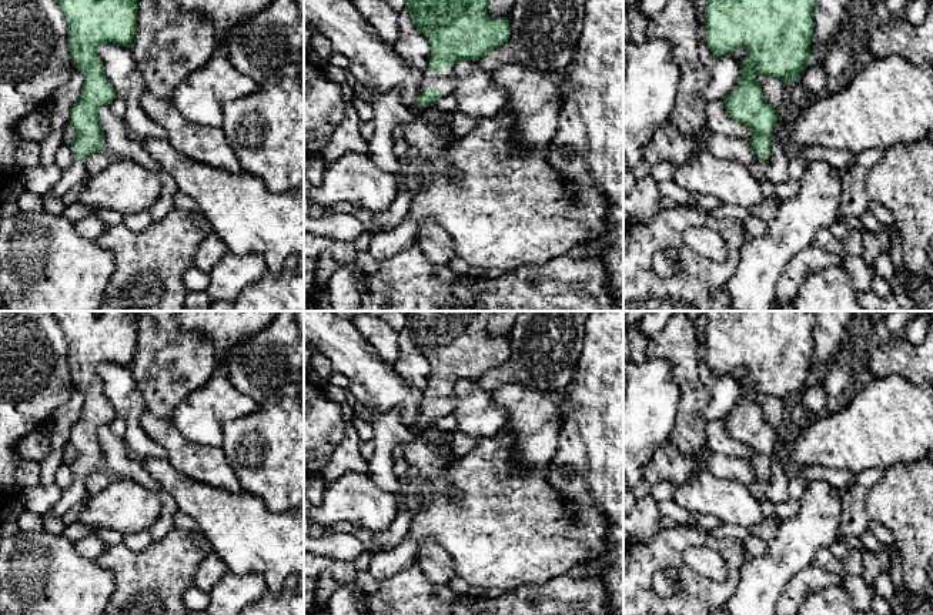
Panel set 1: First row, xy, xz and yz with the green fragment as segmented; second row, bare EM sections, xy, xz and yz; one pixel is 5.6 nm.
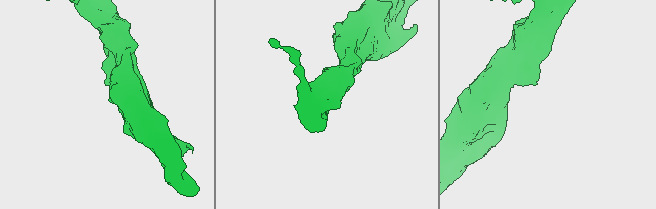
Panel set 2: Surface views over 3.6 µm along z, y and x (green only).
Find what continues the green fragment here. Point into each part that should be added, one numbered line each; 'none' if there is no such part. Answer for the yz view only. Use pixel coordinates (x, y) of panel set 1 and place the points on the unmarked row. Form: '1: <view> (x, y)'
1: yz (759, 488)

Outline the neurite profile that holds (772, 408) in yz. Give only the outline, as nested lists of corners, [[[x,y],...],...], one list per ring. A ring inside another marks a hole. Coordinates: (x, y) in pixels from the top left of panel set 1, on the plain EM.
[[[758,394],[755,397],[758,404],[762,408],[763,417],[769,422],[769,425],[782,437],[783,432],[783,414],[787,408],[787,404],[782,402],[773,395]]]

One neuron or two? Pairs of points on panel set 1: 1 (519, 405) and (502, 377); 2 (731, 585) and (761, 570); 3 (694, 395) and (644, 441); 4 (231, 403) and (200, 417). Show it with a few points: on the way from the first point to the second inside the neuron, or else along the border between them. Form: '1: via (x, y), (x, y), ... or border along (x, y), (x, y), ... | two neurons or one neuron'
1: border along (539, 388), (504, 384), (492, 393) | two neurons
2: border along (749, 558), (741, 567), (736, 592), (729, 600) | two neurons
3: border along (674, 375), (679, 390), (679, 410), (668, 438) | two neurons
4: via (223, 403), (211, 404), (208, 408) | one neuron

